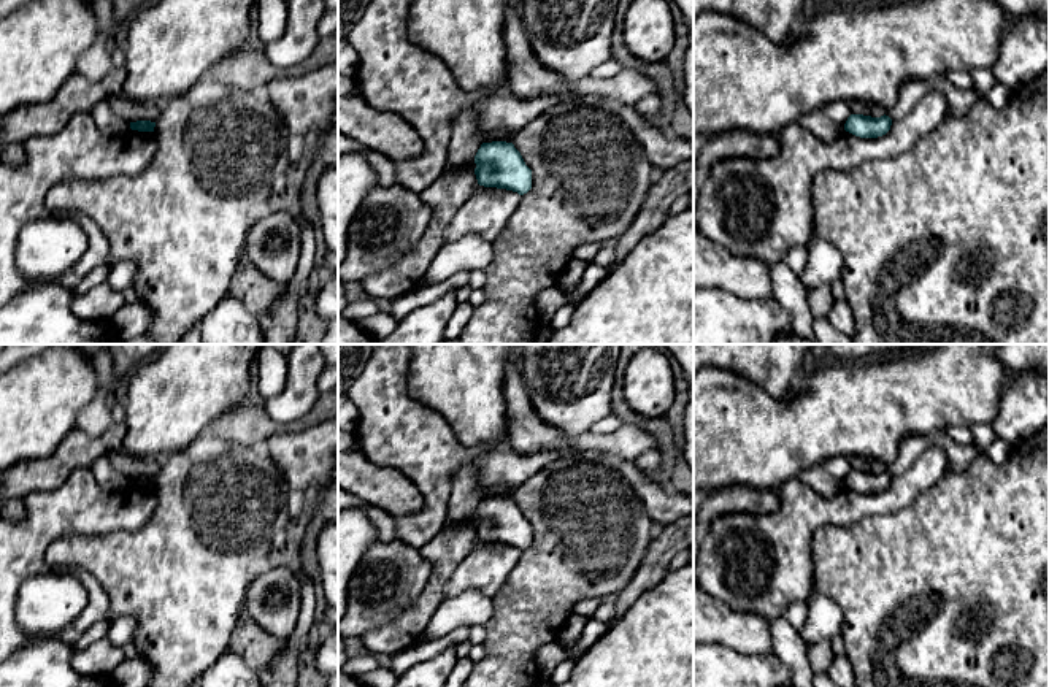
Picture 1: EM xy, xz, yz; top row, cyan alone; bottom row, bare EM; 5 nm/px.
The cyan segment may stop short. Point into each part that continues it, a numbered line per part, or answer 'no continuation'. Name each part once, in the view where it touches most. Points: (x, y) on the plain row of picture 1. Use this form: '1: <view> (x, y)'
no continuation

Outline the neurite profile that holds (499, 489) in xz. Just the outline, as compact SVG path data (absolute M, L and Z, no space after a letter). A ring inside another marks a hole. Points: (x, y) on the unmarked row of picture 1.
M495 484L495 486L478 486L478 493L482 498L492 498L492 497L506 497L511 498L514 493L516 487L506 487L503 484Z

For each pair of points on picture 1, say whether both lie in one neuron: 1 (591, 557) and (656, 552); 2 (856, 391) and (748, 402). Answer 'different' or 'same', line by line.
1: different
2: same

